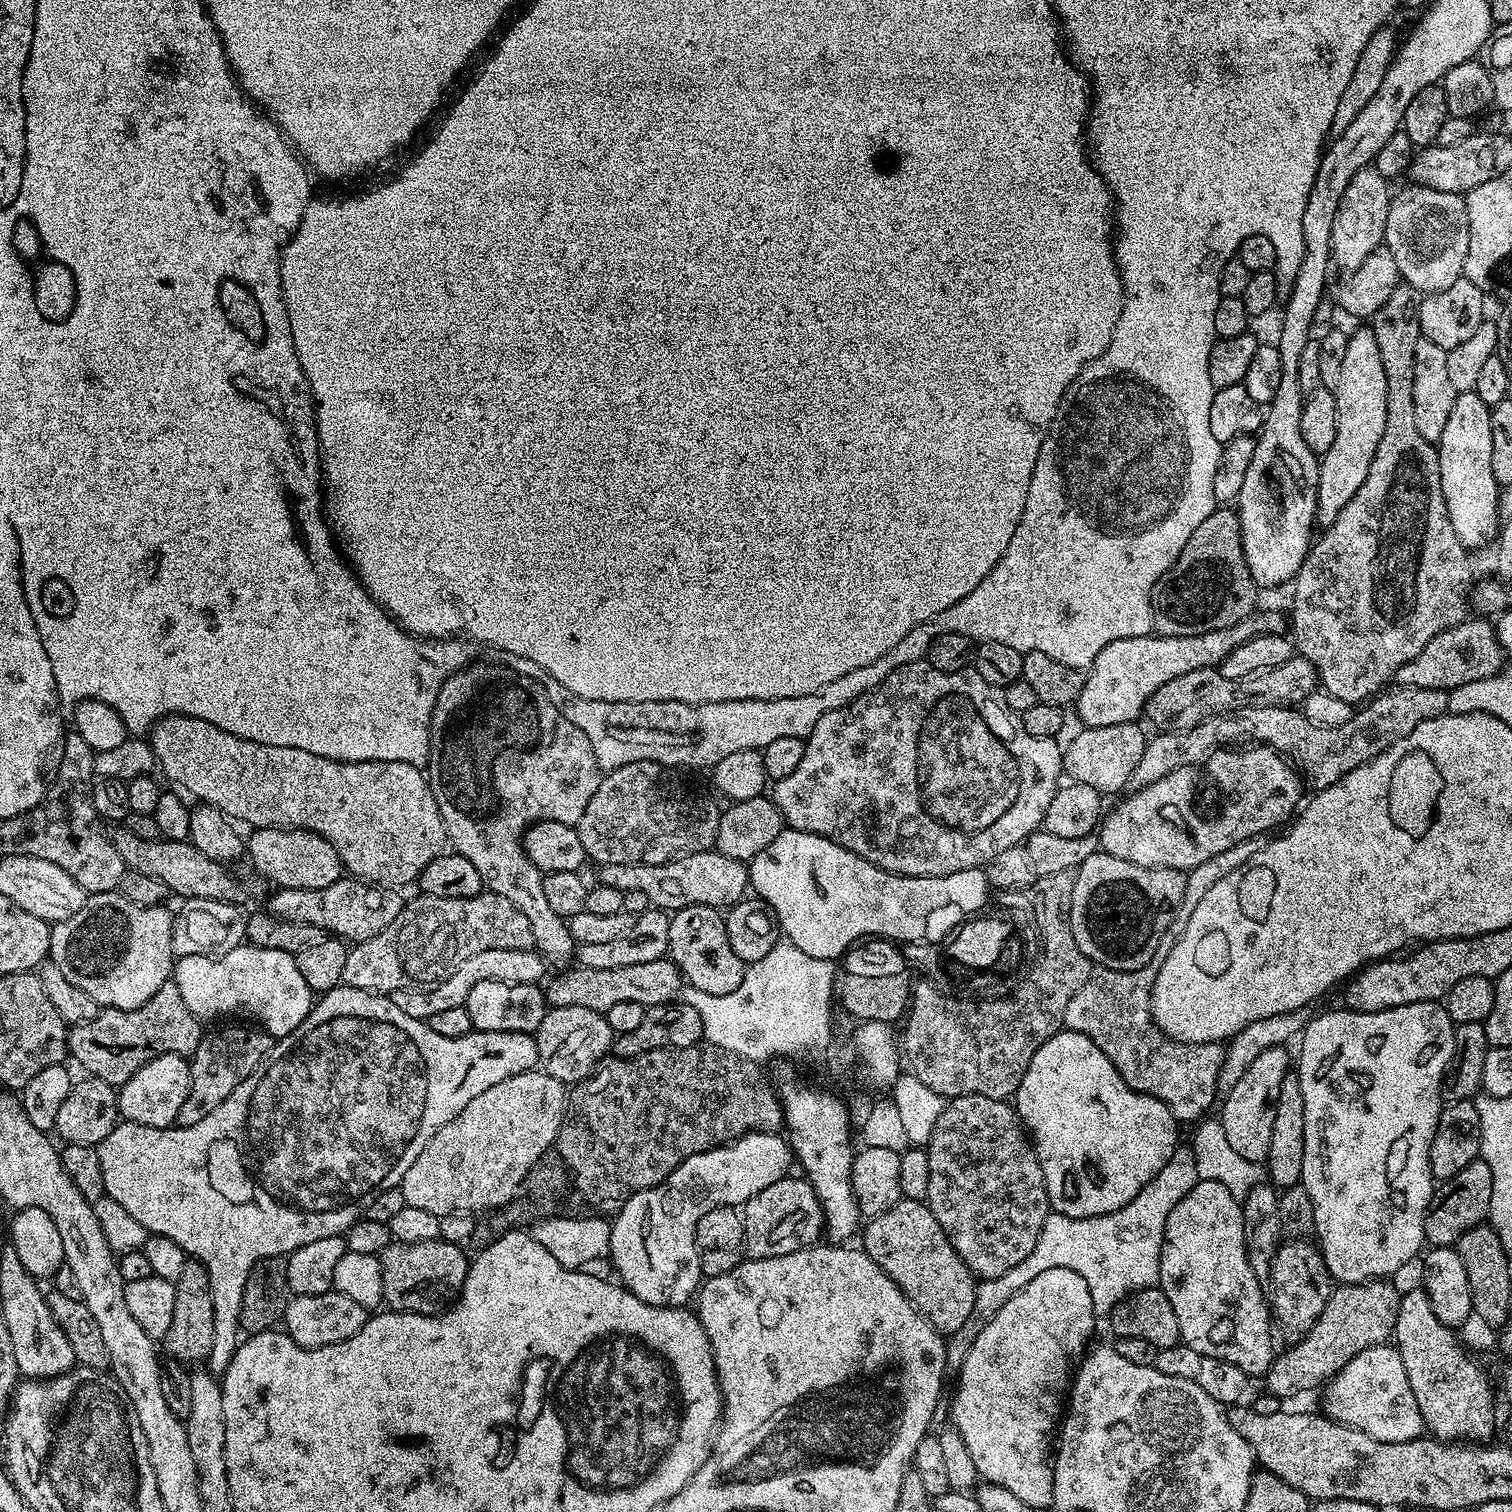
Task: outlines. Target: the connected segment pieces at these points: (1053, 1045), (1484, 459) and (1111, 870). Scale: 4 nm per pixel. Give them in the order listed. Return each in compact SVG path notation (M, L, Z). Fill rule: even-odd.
M1055 1032L1036 1051L1016 1091L1014 1107L1035 1149L1051 1211L1066 1214L1066 1218L1094 1218L1122 1210L1170 1162L1170 1154L1178 1147L1178 1122L1171 1110L1158 1098L1126 1086L1110 1058L1086 1034Z
M1475 390L1461 391L1454 402L1454 410L1450 410L1446 430L1442 430L1442 438L1438 445L1446 514L1450 514L1450 526L1454 526L1454 534L1458 534L1458 542L1462 542L1462 546L1469 550L1484 548L1487 544L1489 547L1498 535L1496 527L1500 524L1500 488L1496 485L1498 470L1491 465L1491 414L1490 405L1482 402L1482 398L1478 398Z
M1093 850L1081 862L1080 868L1075 869L1075 873L1070 926L1078 950L1082 950L1084 957L1093 965L1110 970L1129 972L1146 966L1146 962L1154 958L1154 950L1164 944L1164 935L1180 909L1180 903L1186 894L1187 875L1173 868L1134 866L1134 862L1126 862L1126 858L1114 858L1114 854L1099 850Z

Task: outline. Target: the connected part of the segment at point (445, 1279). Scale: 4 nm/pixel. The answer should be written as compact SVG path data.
M439 1238L393 1239L392 1244L386 1246L386 1250L379 1255L384 1287L383 1303L394 1312L435 1313L443 1300L451 1301L464 1285L470 1263L469 1257L464 1257L464 1252L465 1249L461 1245L451 1244Z

